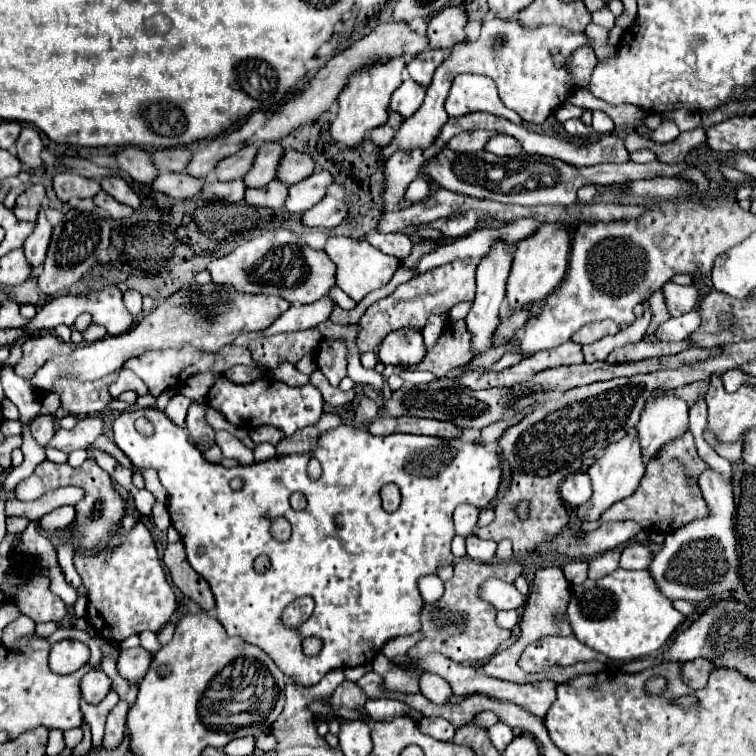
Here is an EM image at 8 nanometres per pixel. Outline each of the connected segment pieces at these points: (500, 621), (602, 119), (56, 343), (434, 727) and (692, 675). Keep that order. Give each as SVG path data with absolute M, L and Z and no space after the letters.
M510 610L510 612L497 612L496 623L500 628L508 628L512 630L518 622L518 612L516 610Z
M596 110L596 112L594 112L594 120L592 120L592 128L594 128L596 132L604 134L604 132L610 132L610 130L614 128L614 124L612 124L612 120L610 120L608 114L604 114L602 110Z
M44 334L44 336L26 338L24 344L22 344L22 350L24 350L24 356L16 364L16 374L20 374L22 378L28 380L50 356L68 354L70 352L70 344L62 342L54 334Z
M422 718L420 730L432 738L438 738L438 740L452 740L452 736L456 732L454 726L444 718Z
M696 658L696 660L692 660L692 662L684 662L684 664L680 666L680 674L682 674L682 680L684 680L690 688L698 690L706 686L712 668L714 668L714 666L712 666L710 662L704 662L704 658Z

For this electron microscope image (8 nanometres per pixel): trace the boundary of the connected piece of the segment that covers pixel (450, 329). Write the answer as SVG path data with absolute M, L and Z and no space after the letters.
M444 314L444 330L434 344L434 348L426 350L426 356L422 362L402 368L402 370L426 370L434 376L444 376L448 370L466 366L476 350L472 348L472 334L466 326L466 320L454 320L450 314Z

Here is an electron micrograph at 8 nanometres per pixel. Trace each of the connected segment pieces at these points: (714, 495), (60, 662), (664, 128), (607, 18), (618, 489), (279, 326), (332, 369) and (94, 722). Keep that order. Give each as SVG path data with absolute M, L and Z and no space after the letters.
M712 466L706 468L698 484L704 500L712 510L712 516L690 522L688 526L682 526L680 530L668 534L664 540L664 548L654 556L648 572L666 598L708 604L720 598L728 598L740 578L738 541L733 527L736 504L732 485Z
M60 640L50 650L50 668L56 674L72 674L90 658L90 650L80 640Z
M664 120L664 122L652 132L652 140L658 142L658 144L666 144L666 142L676 140L678 134L680 134L680 130L678 130L676 122L674 122L674 120Z
M604 4L604 8L600 8L598 12L594 12L594 14L592 14L592 20L594 20L596 24L604 24L604 26L608 26L608 30L614 26L614 16L612 16L608 4Z
M632 430L630 434L626 434L618 442L610 442L604 448L602 458L588 468L588 476L592 480L594 494L592 494L592 498L586 504L580 504L576 508L576 512L578 512L580 520L598 520L600 514L604 510L608 510L614 502L618 502L620 498L632 496L636 486L640 484L640 480L644 476L644 458L642 458L642 450L640 450L640 442L638 442L636 430Z
M330 296L320 298L320 302L312 302L312 306L300 306L292 304L288 312L284 312L264 334L274 336L282 332L296 332L296 330L308 330L316 328L318 324L326 322L334 310L336 302Z
M322 340L316 354L316 364L322 374L330 380L332 386L338 386L340 380L346 376L346 350L342 342Z
M112 690L106 700L102 700L100 704L88 704L86 700L80 698L80 708L84 710L84 718L86 724L92 730L92 748L100 748L102 740L104 740L104 724L106 724L106 716L108 712L116 706L118 702L118 694Z

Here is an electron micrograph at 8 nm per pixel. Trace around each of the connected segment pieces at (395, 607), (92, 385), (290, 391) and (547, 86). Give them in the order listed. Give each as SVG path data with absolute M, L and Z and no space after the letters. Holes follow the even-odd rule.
M142 408L142 410L126 410L126 412L122 412L122 414L114 420L114 442L116 442L116 446L132 460L132 464L134 464L136 468L154 468L154 470L158 470L158 478L160 478L162 486L164 486L166 492L168 492L168 506L170 506L172 526L178 530L178 534L180 534L180 538L182 538L182 542L184 542L184 546L186 546L186 556L188 556L190 566L192 566L198 574L202 574L202 576L206 578L206 582L210 584L210 588L212 588L212 592L214 592L214 598L216 598L216 616L218 616L220 624L224 626L224 630L228 632L228 636L244 638L244 642L248 642L248 644L258 646L260 650L264 650L264 652L274 660L274 664L276 664L286 676L294 678L294 680L296 680L298 684L302 684L302 686L314 686L314 684L318 684L318 682L322 680L322 676L325 676L334 669L348 668L348 666L354 668L354 666L360 666L360 664L368 664L368 662L372 662L374 656L380 652L382 644L388 642L390 638L408 636L408 634L414 634L414 632L420 630L420 624L418 624L418 610L420 610L420 606L422 606L424 602L422 602L422 598L420 598L420 594L418 594L416 582L418 582L418 578L424 576L424 574L434 574L434 572L436 572L436 566L438 566L440 562L450 562L450 558L454 558L452 552L450 552L450 542L452 542L452 538L454 538L454 526L452 526L452 512L454 512L454 508L456 508L460 502L474 504L476 508L486 508L486 506L492 502L492 498L496 496L496 492L498 492L498 482L500 482L500 476L502 476L502 468L500 468L500 458L498 458L498 454L496 454L494 450L484 448L484 446L478 446L478 444L474 444L474 442L470 442L470 440L458 438L458 440L446 442L446 440L432 438L432 436L412 436L412 434L390 434L390 436L378 438L378 436L368 434L366 428L356 428L356 426L348 426L348 424L342 424L342 426L338 426L338 428L334 428L334 430L328 430L328 432L324 432L324 434L320 436L320 446L314 450L314 458L316 458L316 460L320 462L320 466L322 466L322 474L320 474L318 480L310 478L308 472L306 472L310 454L300 454L300 456L298 456L298 454L294 454L294 456L274 456L274 458L270 458L270 460L266 460L266 462L258 462L258 464L250 464L250 466L236 466L236 468L224 468L222 464L212 464L212 462L208 462L208 460L200 454L200 450L196 450L194 442L192 442L192 440L188 438L188 434L186 434L186 430L180 428L180 426L176 426L176 424L174 424L162 410L158 410L158 408ZM140 416L148 418L148 420L154 424L154 432L152 432L150 436L144 436L144 434L140 434L140 432L136 430L134 422L136 422ZM232 478L242 478L242 482L244 482L242 490L234 492L234 490L228 486ZM388 482L398 484L398 488L400 488L400 492L402 492L402 504L400 504L400 508L398 508L396 512L392 512L392 514L386 512L386 510L382 508L382 504L380 504L380 494L378 494L380 488L382 488L384 484L388 484ZM296 490L302 492L302 494L306 496L306 500L308 500L304 512L292 510L292 506L290 506L290 502L288 502L290 494L296 492ZM276 518L286 518L286 520L292 524L292 536L290 536L286 542L280 542L280 540L276 540L276 538L270 534L270 526L272 526L272 522L274 522ZM198 546L204 548L204 554L202 554L202 556L196 554L196 548L198 548ZM260 554L266 554L266 556L270 558L270 568L268 568L268 572L264 572L264 574L258 574L258 572L254 570L254 560L256 560ZM304 594L308 594L308 596L312 596L312 598L316 600L316 608L314 608L312 616L310 616L306 622L298 624L298 626L286 626L286 624L282 622L282 612L284 612L284 608L286 608L288 604L292 604L296 598L304 596ZM310 636L320 638L322 644L324 644L324 646L322 646L322 652L320 652L318 656L304 656L304 652L302 652L302 642L304 642L304 638L310 638Z
M116 372L96 380L96 382L72 382L72 380L58 380L54 392L62 396L62 408L74 416L78 414L92 414L102 412L110 402L112 396L108 386L116 380Z
M218 376L216 384L210 388L206 402L220 410L224 414L224 418L244 430L254 430L258 426L274 426L278 430L282 430L286 436L292 436L298 429L310 424L316 424L322 416L322 408L324 408L324 400L320 390L316 390L316 386L312 384L304 384L304 386L288 386L284 382L278 382L270 376L262 376L254 382L248 384L234 384L224 376Z
M494 12L486 14L482 22L482 32L478 40L474 42L458 42L450 48L446 60L438 66L434 72L434 78L428 86L426 98L422 106L412 114L412 118L406 118L400 130L396 132L394 140L382 150L380 160L386 160L396 148L414 150L414 148L426 148L436 140L436 134L440 132L440 126L448 120L448 114L444 110L444 100L448 96L450 84L454 76L472 72L490 76L496 86L500 100L506 108L518 112L524 122L530 124L542 124L548 116L554 114L558 106L562 106L568 96L574 90L572 74L564 66L556 66L552 60L552 50L562 48L564 52L574 52L576 48L592 46L592 40L584 32L572 32L564 26L538 26L538 28L526 28L516 18L502 20Z

